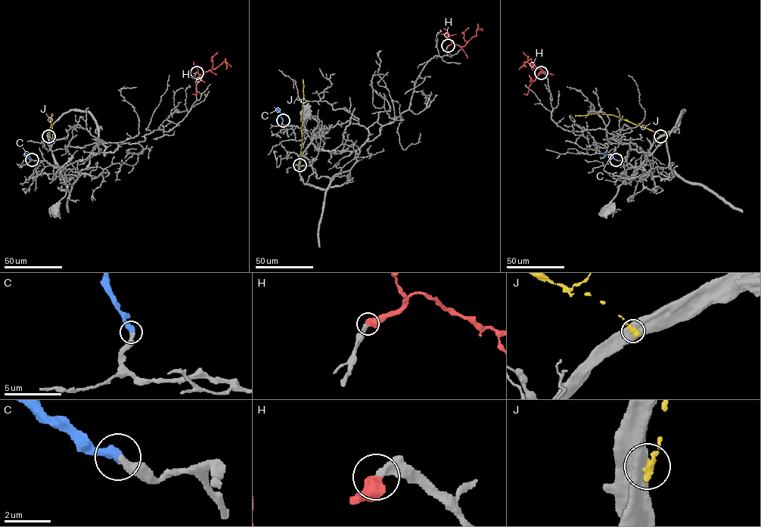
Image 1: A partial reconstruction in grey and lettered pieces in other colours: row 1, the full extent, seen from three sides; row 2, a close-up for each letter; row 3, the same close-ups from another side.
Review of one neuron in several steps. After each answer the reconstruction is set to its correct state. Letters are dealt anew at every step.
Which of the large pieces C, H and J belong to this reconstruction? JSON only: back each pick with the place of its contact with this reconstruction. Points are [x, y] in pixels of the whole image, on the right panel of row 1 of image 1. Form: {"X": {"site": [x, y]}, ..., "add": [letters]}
{"C": {"site": [616, 159]}, "H": {"site": [541, 72]}, "add": ["C", "H"]}

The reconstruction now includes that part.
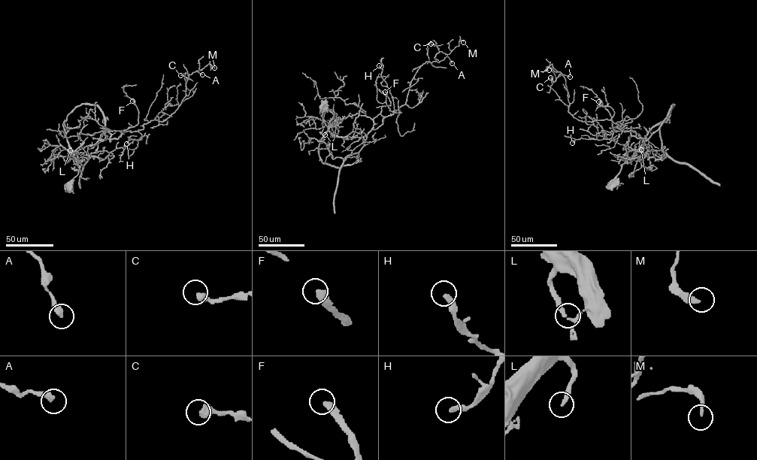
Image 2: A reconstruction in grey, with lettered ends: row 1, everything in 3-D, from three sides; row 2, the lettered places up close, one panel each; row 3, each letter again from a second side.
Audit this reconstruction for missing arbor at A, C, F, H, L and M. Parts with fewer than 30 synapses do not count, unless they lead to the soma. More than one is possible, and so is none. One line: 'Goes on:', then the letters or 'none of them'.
Goes on: F, H, L

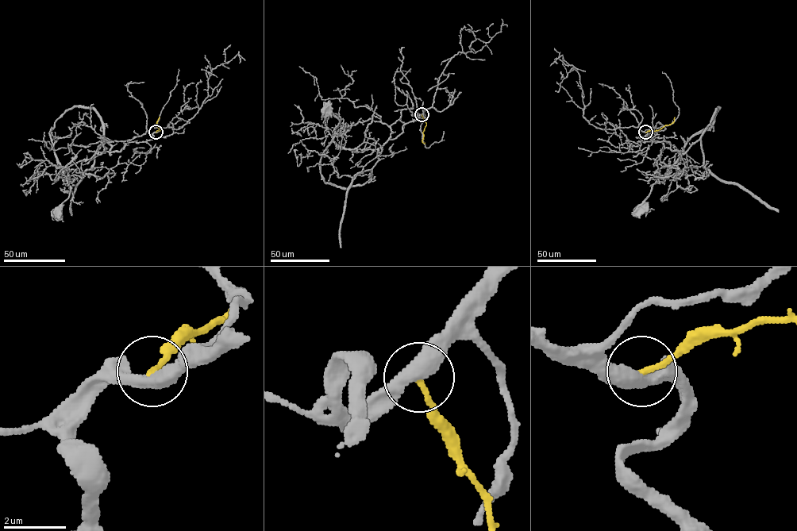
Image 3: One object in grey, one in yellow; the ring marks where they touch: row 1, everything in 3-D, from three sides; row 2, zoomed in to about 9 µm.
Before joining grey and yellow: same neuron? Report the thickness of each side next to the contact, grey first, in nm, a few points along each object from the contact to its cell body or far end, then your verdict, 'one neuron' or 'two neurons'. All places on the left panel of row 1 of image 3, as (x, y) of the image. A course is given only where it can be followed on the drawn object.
480 nm thick on the grey side, 170 nm on the other; grey runs (155, 132), (152, 140), (129, 142), (120, 151), (98, 152), (63, 169), (70, 194), (56, 213); yellow runs (155, 132), (160, 130), (156, 123), (159, 117); two neurons

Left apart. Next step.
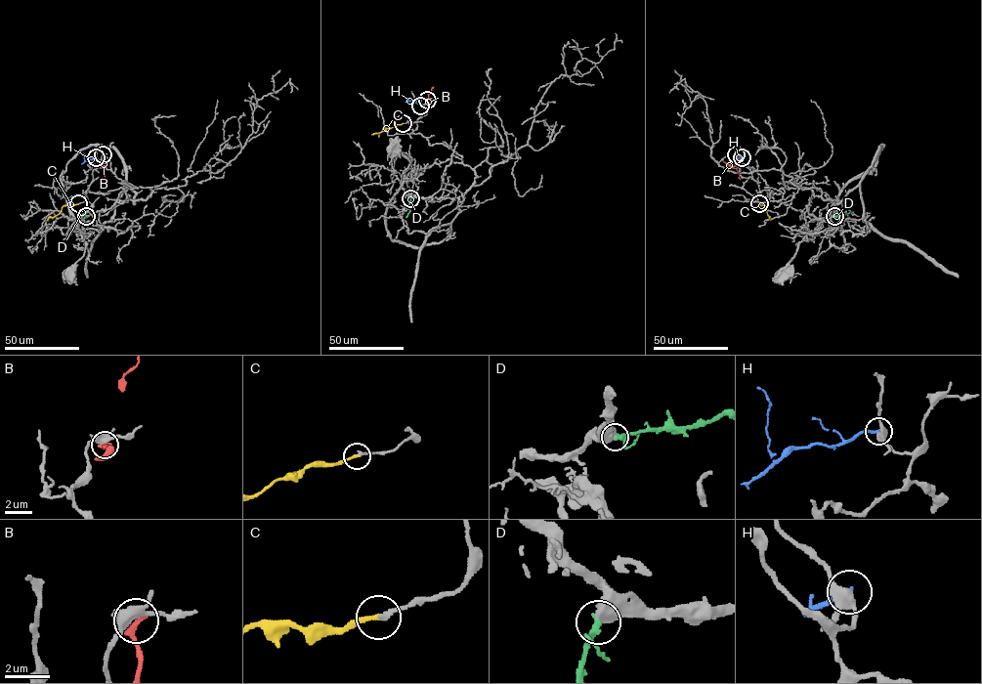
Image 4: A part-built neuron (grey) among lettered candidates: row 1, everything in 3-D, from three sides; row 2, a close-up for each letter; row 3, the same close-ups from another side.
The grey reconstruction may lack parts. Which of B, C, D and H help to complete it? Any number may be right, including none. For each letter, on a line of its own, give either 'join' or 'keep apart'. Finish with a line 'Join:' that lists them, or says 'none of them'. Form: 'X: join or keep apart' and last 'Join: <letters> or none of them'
B: keep apart
C: join
D: keep apart
H: keep apart
Join: C

